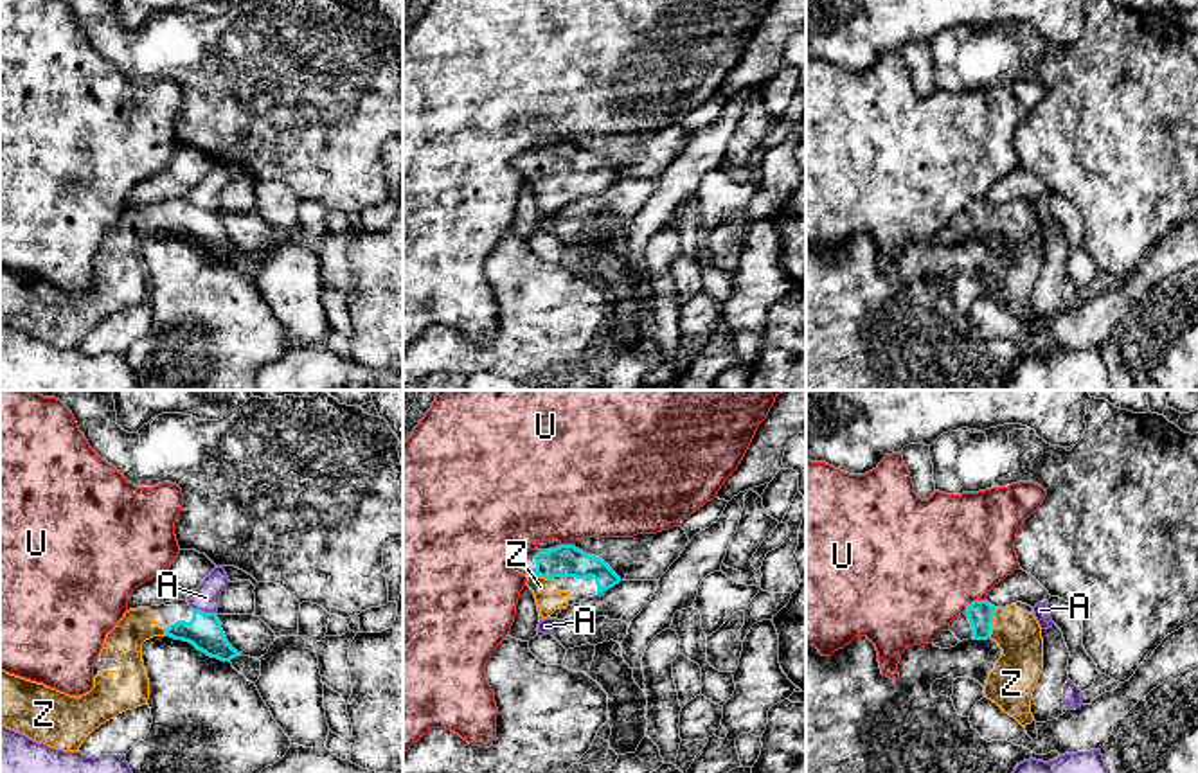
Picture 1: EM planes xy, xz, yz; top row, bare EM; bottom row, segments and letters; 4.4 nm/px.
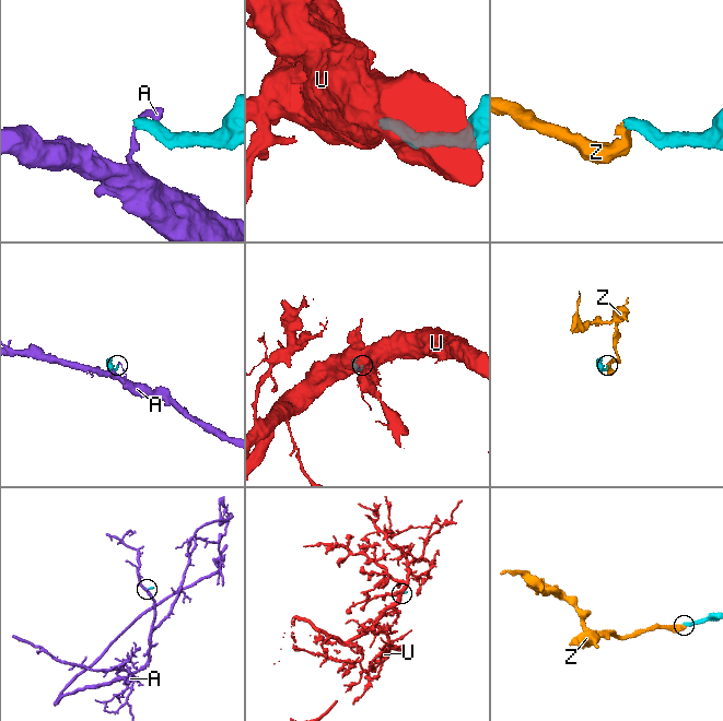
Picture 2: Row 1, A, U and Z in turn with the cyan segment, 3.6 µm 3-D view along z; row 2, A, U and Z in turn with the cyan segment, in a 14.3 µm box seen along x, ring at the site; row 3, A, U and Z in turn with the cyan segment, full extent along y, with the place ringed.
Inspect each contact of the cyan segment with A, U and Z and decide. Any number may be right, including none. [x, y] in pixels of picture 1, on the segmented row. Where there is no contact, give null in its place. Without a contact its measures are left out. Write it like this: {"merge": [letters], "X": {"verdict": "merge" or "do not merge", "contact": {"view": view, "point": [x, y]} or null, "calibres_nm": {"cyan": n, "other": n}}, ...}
{"merge": ["Z"], "A": {"verdict": "do not merge", "contact": {"view": "xy", "point": [205, 613]}, "calibres_nm": {"cyan": 160, "other": 120}}, "U": {"verdict": "do not merge", "contact": {"view": "yz", "point": [977, 601]}, "calibres_nm": {"cyan": 120, "other": 480}}, "Z": {"verdict": "merge", "contact": {"view": "yz", "point": [992, 622]}, "calibres_nm": {"cyan": 120, "other": 200}}}

